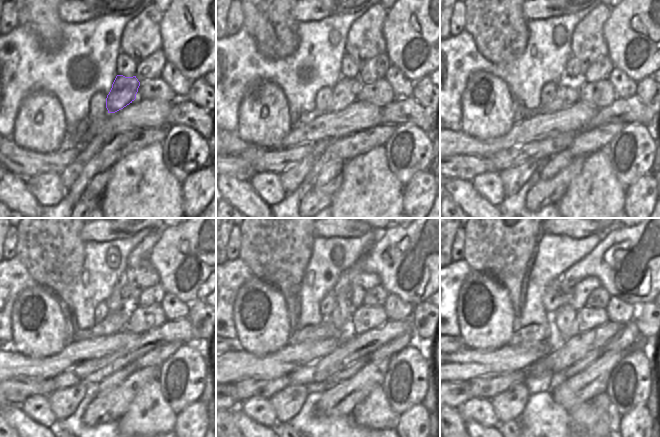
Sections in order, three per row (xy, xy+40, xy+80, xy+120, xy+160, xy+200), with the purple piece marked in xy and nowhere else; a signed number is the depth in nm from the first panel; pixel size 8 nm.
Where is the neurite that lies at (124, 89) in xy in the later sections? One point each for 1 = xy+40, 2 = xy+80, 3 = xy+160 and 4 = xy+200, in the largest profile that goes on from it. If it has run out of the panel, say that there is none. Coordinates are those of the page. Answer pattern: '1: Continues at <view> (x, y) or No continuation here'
1: Continues at xy+40 (345, 91)
2: Continues at xy+80 (567, 93)
3: Continues at xy+160 (325, 329)
4: Continues at xy+200 (532, 334).

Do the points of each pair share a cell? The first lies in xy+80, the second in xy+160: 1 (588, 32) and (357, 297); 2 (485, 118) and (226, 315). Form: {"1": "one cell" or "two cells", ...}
{"1": "one cell", "2": "two cells"}

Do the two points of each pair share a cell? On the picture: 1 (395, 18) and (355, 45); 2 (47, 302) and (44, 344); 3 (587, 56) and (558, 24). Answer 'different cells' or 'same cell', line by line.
1: different cells
2: same cell
3: different cells

